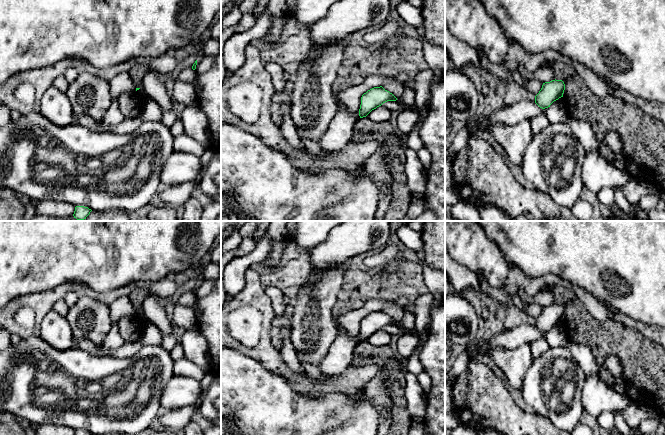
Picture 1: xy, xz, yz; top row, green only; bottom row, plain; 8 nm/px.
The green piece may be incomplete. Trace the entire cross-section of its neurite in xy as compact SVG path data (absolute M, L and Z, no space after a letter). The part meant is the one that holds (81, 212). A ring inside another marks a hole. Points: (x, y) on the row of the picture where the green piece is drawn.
M76 206L73 216L77 220L84 220L90 214L91 211L92 210L89 209L88 207Z

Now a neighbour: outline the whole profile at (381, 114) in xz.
M379 106L376 109L372 110L367 117L376 123L381 123L381 122L389 122L390 116L391 116L390 110L388 110L385 107Z

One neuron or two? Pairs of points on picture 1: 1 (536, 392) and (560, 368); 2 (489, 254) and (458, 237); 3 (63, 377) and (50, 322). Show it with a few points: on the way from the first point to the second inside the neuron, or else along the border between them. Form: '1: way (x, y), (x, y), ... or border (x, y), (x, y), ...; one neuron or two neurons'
1: way (536, 382), (536, 375), (541, 370), (550, 370); one neuron
2: way (481, 254), (466, 242); one neuron
3: border (38, 334), (56, 349), (66, 350), (73, 347); two neurons

